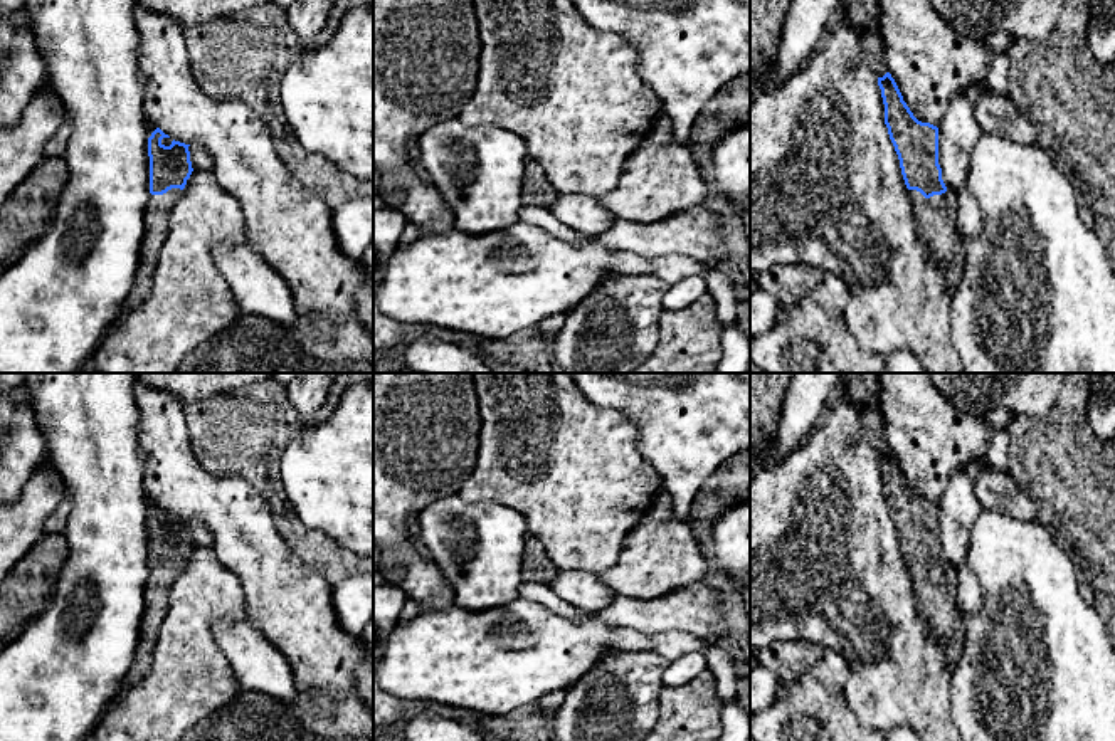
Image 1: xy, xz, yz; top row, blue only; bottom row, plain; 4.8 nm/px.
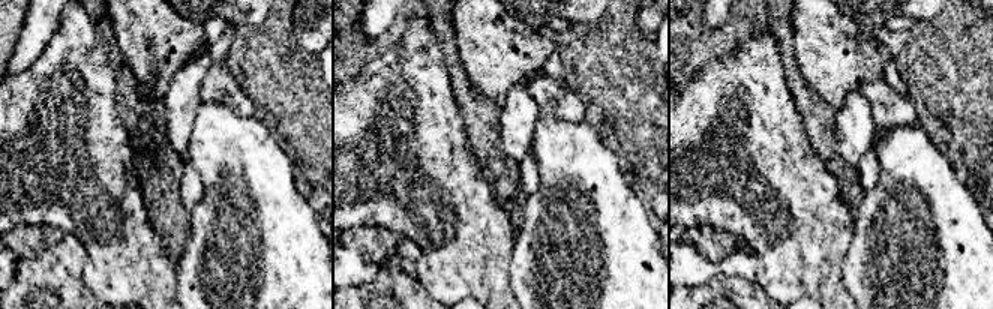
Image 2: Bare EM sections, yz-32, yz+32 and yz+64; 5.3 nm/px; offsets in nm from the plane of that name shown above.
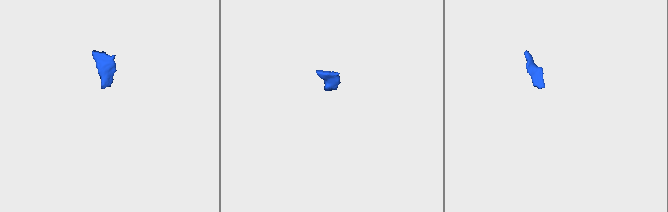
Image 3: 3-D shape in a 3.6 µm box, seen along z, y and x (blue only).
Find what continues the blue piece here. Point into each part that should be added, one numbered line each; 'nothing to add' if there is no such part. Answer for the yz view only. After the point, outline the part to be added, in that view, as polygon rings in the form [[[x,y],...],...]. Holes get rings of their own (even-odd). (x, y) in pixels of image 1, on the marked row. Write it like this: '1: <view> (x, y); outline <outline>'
1: yz (863, 15); outline [[[844,0],[844,3],[848,7],[849,25],[858,34],[864,62],[876,77],[883,77],[888,72],[888,66],[880,32],[878,0]]]
2: yz (937, 215); outline [[[908,190],[908,193],[922,240],[927,244],[932,259],[943,265],[947,291],[952,296],[962,279],[965,264],[965,239],[957,227],[959,197],[952,190],[930,198],[925,198],[917,190]]]

